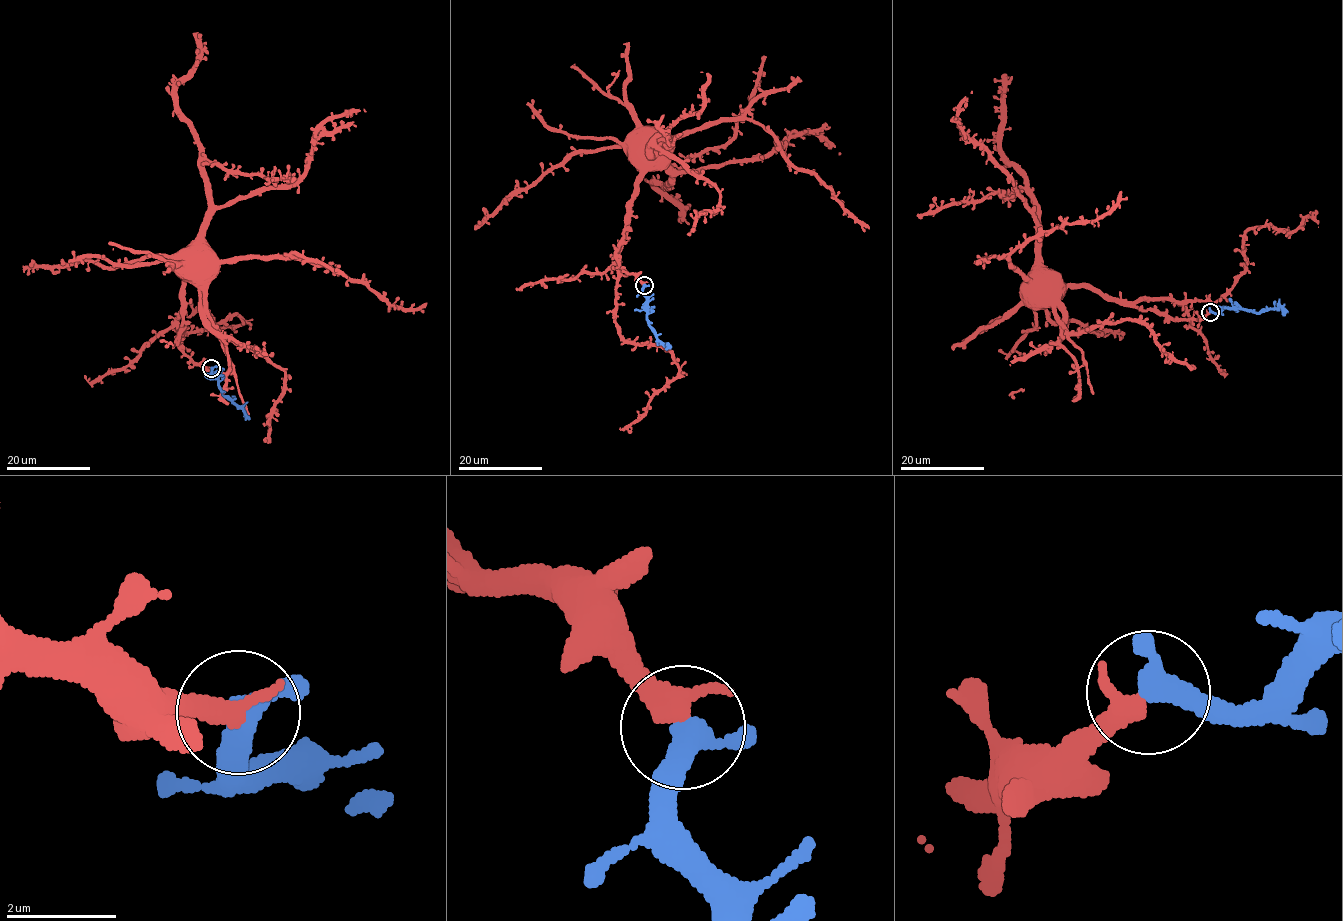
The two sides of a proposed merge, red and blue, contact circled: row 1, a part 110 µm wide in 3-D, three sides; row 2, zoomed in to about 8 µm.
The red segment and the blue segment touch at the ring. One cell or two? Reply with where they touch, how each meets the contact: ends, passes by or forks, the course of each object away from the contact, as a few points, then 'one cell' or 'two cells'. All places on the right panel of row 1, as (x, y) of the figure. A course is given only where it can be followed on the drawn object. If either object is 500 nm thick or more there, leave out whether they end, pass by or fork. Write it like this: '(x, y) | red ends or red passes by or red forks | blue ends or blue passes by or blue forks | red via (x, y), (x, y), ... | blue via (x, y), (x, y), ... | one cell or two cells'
(1210, 312) | red ends | blue passes by | red via (1210, 312), (1198, 320), (1167, 317), (1107, 300), (1083, 286), (1068, 287), (1047, 306), (1034, 301), (1027, 290) | blue via (1210, 312), (1221, 313), (1224, 308), (1258, 312), (1275, 307), (1285, 313) | one cell

